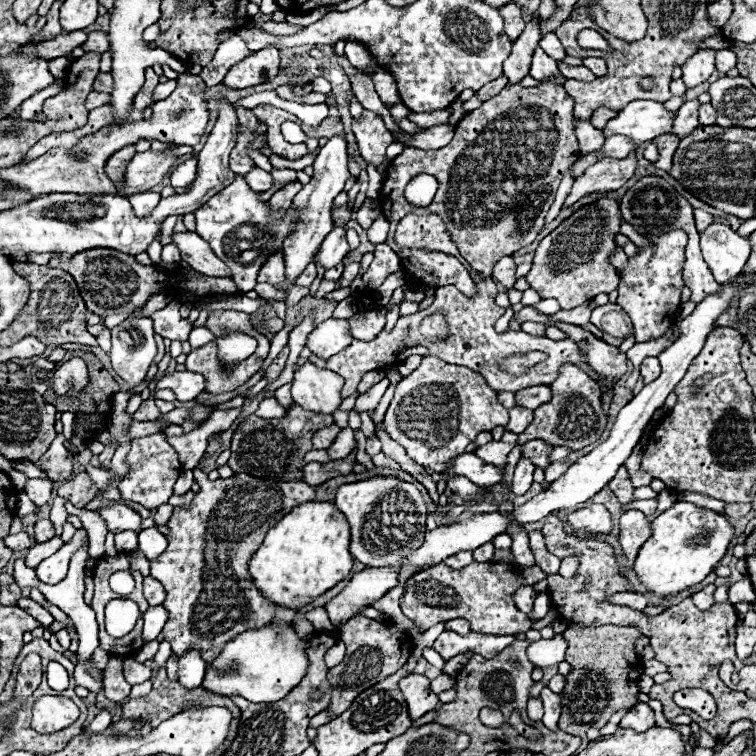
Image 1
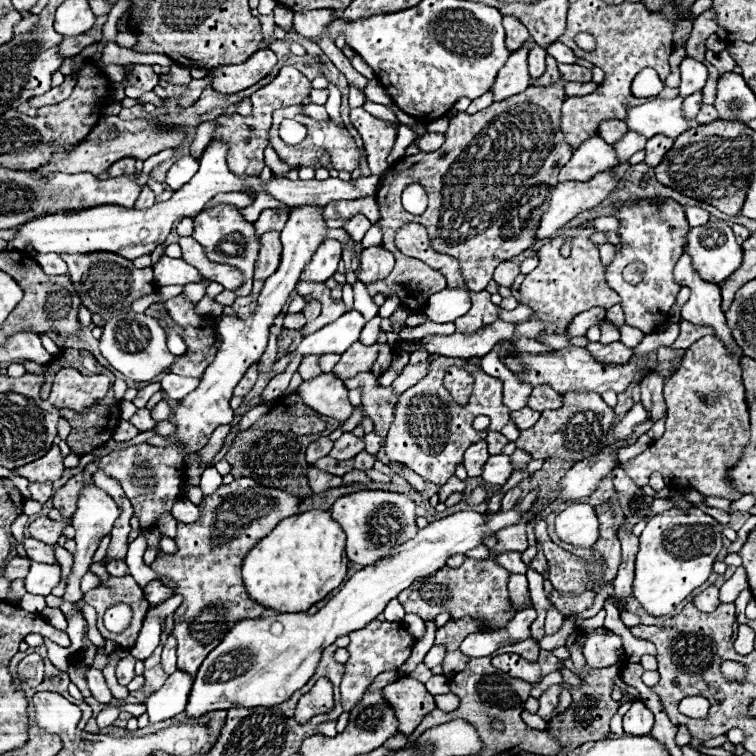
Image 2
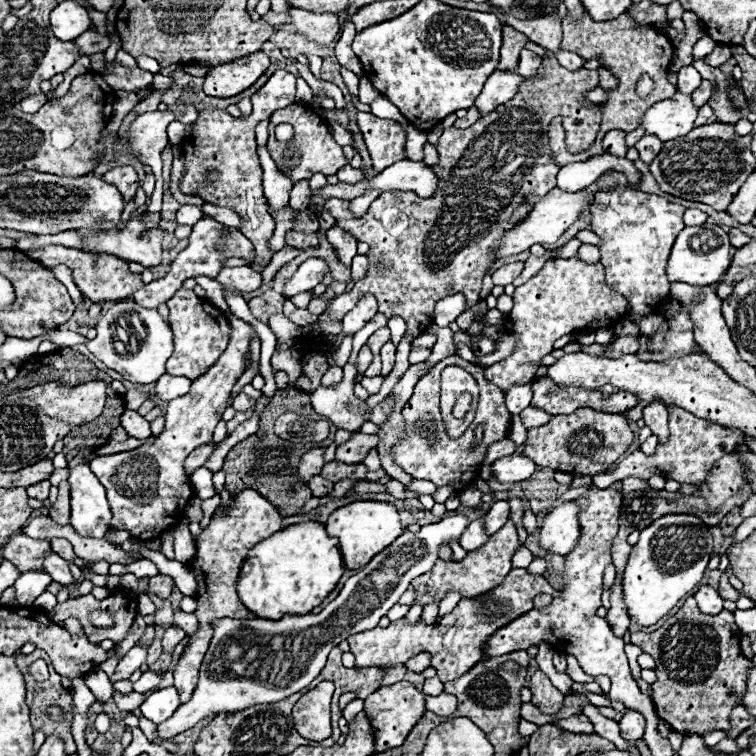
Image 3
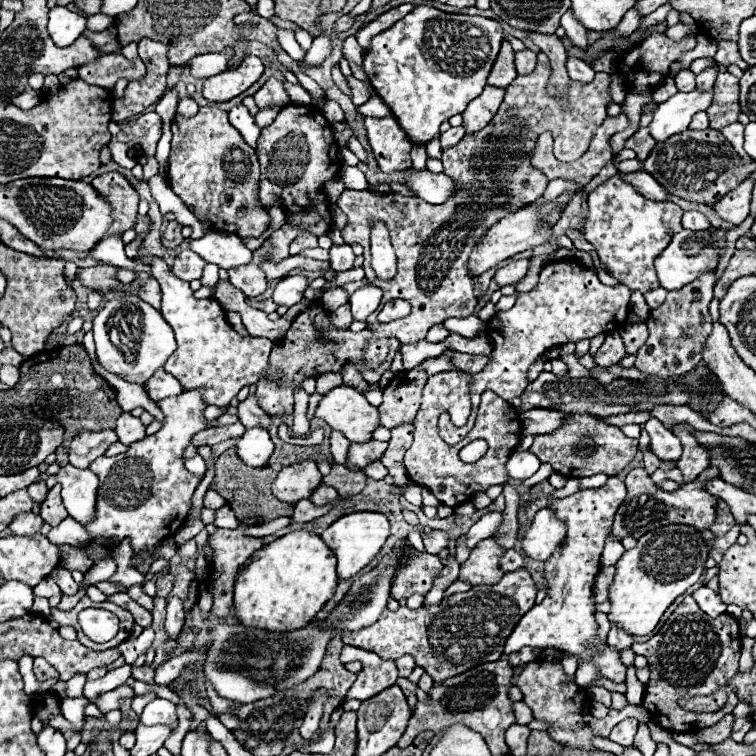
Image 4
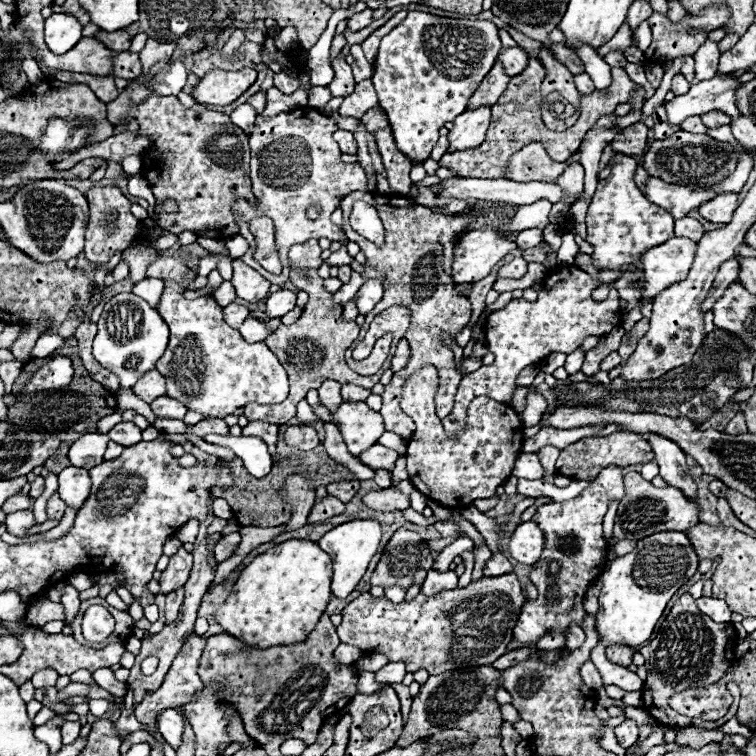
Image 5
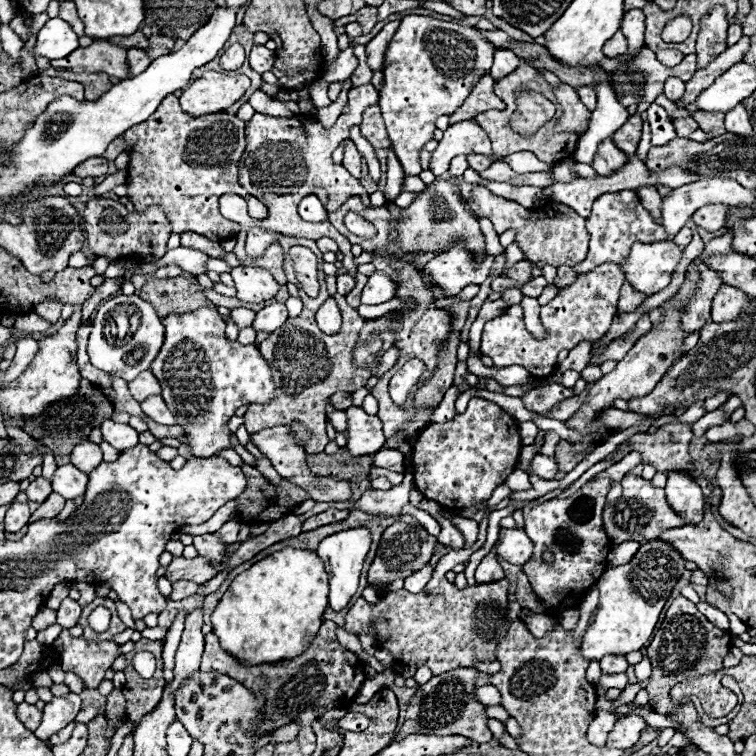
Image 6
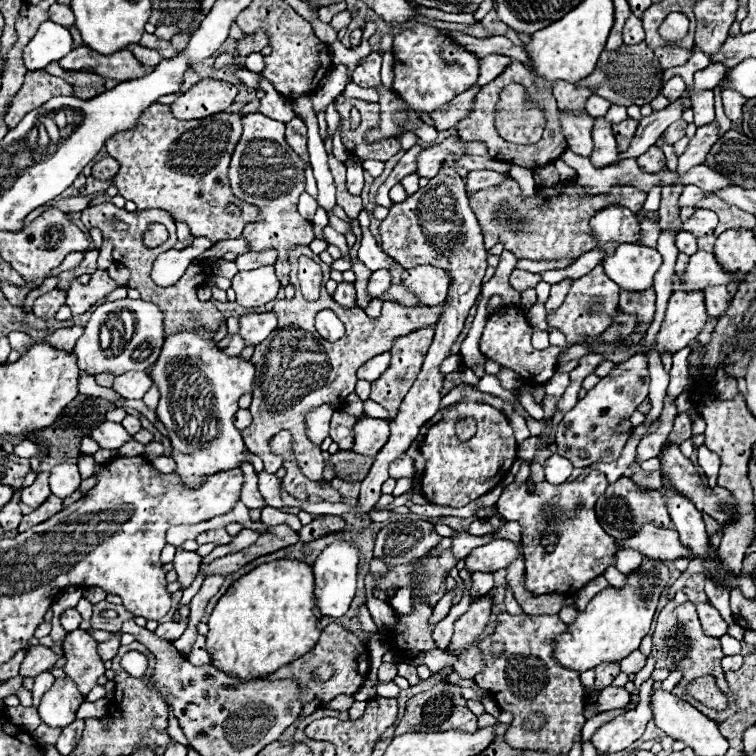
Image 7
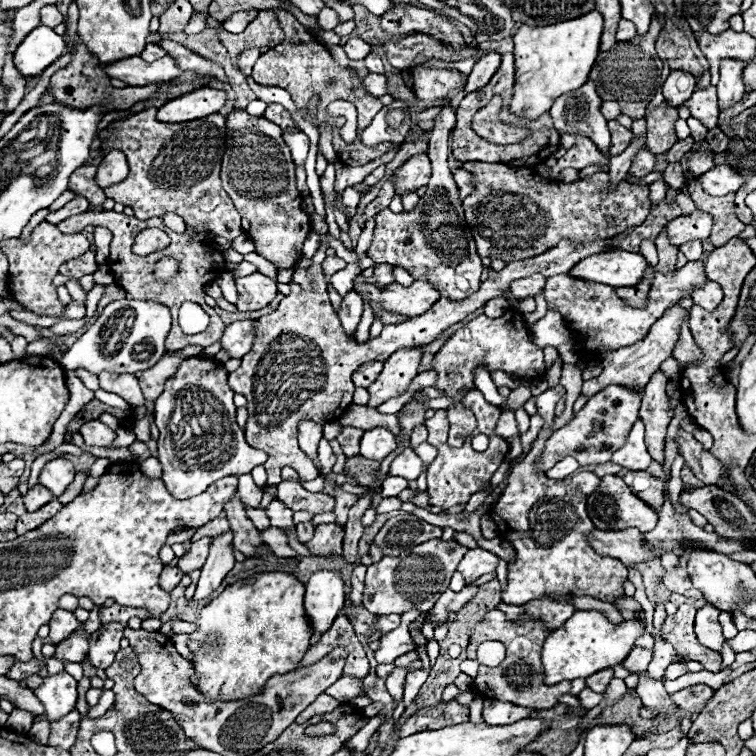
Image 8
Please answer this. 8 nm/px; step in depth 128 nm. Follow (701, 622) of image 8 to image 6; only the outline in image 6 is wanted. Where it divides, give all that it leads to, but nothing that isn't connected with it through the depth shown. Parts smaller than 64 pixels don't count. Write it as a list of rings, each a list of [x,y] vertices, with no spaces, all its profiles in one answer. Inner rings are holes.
[[[698,602],[696,608],[698,608],[698,610],[700,610],[712,624],[716,624],[716,628],[724,628],[724,630],[728,630],[728,616],[726,616],[724,612],[720,612],[718,608],[710,606],[708,602]]]

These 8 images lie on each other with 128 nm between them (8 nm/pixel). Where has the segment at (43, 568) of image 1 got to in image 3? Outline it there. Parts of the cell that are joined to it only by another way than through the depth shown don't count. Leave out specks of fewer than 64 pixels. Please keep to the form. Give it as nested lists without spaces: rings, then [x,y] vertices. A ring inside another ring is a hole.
[[[26,572],[20,574],[20,578],[12,584],[14,588],[14,602],[6,604],[8,608],[26,608],[32,606],[34,600],[48,588],[52,578],[46,572]]]

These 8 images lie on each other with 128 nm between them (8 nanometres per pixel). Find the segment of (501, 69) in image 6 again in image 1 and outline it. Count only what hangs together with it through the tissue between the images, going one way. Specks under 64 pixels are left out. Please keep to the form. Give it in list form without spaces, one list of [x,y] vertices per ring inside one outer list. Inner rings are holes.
[[[542,48],[534,50],[534,58],[532,58],[532,68],[530,68],[530,76],[536,80],[546,80],[552,74],[558,72],[556,60],[552,60]]]

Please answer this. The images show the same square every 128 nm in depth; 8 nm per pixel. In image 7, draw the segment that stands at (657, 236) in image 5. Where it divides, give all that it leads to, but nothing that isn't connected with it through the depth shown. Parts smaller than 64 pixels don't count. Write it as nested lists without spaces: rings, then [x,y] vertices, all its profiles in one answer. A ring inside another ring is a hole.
[[[594,118],[592,138],[594,138],[592,164],[596,168],[604,168],[604,166],[616,164],[618,162],[618,150],[616,150],[616,140],[614,140],[614,134],[612,134],[612,128],[610,128],[608,120]],[[608,206],[600,210],[590,220],[590,226],[598,240],[598,246],[602,246],[606,254],[614,252],[620,244],[638,242],[638,236],[640,236],[636,214],[622,206]]]

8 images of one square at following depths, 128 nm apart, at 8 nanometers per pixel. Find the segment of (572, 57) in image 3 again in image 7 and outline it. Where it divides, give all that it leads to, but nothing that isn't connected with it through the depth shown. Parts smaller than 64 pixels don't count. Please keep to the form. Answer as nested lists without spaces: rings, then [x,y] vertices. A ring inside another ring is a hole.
[[[592,96],[588,102],[586,102],[586,112],[590,114],[590,116],[604,116],[604,112],[608,112],[608,108],[612,106],[612,102],[608,102],[608,100],[604,100],[604,98],[600,98],[600,96]]]

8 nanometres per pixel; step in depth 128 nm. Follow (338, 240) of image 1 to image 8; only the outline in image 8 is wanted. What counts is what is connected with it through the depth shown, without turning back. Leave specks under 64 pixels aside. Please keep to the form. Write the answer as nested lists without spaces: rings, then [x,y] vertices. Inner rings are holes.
[[[240,320],[228,324],[220,342],[222,342],[222,350],[226,350],[230,358],[242,358],[252,348],[254,342],[252,320]]]

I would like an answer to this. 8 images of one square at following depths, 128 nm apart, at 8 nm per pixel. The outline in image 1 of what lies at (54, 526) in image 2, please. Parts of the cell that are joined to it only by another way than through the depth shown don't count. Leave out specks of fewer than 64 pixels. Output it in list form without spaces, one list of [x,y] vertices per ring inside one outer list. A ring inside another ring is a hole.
[[[48,518],[38,520],[36,526],[34,526],[34,538],[36,538],[36,542],[48,542],[52,536],[54,536],[52,522]]]

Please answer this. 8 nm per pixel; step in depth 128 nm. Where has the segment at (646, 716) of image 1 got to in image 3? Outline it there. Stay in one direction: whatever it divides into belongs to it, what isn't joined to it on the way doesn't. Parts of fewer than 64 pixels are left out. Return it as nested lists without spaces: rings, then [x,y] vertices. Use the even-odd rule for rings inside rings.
[[[628,712],[620,720],[620,734],[624,740],[640,740],[644,734],[644,716],[640,712]]]

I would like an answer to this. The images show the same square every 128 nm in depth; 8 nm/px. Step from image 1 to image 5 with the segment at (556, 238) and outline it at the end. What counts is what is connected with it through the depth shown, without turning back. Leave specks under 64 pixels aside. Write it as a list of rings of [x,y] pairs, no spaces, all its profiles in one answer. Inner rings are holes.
[[[560,266],[554,272],[548,272],[544,288],[540,290],[536,302],[526,302],[520,298],[512,300],[506,308],[492,312],[486,322],[486,346],[496,356],[496,360],[490,366],[482,366],[480,370],[462,378],[460,388],[456,390],[454,408],[446,418],[442,418],[446,434],[456,436],[462,433],[466,425],[468,404],[476,396],[484,394],[498,402],[510,402],[512,392],[516,390],[516,376],[522,368],[542,362],[556,352],[574,352],[586,336],[604,336],[612,328],[616,328],[622,320],[616,288],[610,290],[604,302],[592,300],[590,294],[604,282],[616,282],[620,274],[622,270],[600,270],[598,278],[592,278],[576,266]]]

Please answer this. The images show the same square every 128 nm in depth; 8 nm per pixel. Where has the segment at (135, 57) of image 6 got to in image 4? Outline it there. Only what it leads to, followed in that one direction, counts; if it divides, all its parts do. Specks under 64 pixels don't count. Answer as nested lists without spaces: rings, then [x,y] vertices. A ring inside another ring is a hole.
[[[120,52],[104,54],[96,62],[86,64],[78,70],[78,78],[103,88],[113,87],[119,79],[130,82],[144,78],[144,74],[146,74],[146,68],[140,58],[128,60]]]

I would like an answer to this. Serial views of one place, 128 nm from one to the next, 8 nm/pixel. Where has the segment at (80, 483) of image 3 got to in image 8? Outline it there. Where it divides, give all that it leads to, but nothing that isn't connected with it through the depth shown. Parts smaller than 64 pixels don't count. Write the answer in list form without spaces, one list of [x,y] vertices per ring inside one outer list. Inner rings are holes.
[[[56,458],[56,460],[50,460],[42,468],[42,472],[38,476],[38,482],[44,488],[48,488],[54,496],[60,496],[68,488],[68,484],[74,480],[74,474],[76,472],[74,472],[74,466],[72,466],[70,460]]]

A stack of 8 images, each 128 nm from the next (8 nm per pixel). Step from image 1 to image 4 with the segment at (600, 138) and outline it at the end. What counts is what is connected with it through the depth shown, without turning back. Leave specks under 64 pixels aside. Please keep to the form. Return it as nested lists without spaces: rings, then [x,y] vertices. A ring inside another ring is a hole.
[[[636,172],[636,174],[624,174],[624,180],[634,184],[634,188],[646,196],[648,200],[668,200],[668,192],[648,174],[648,172]],[[552,180],[552,182],[548,182],[548,186],[544,190],[544,196],[538,202],[540,204],[550,204],[554,198],[558,198],[566,190],[582,190],[582,186],[578,186],[576,182],[570,182],[570,180]]]

